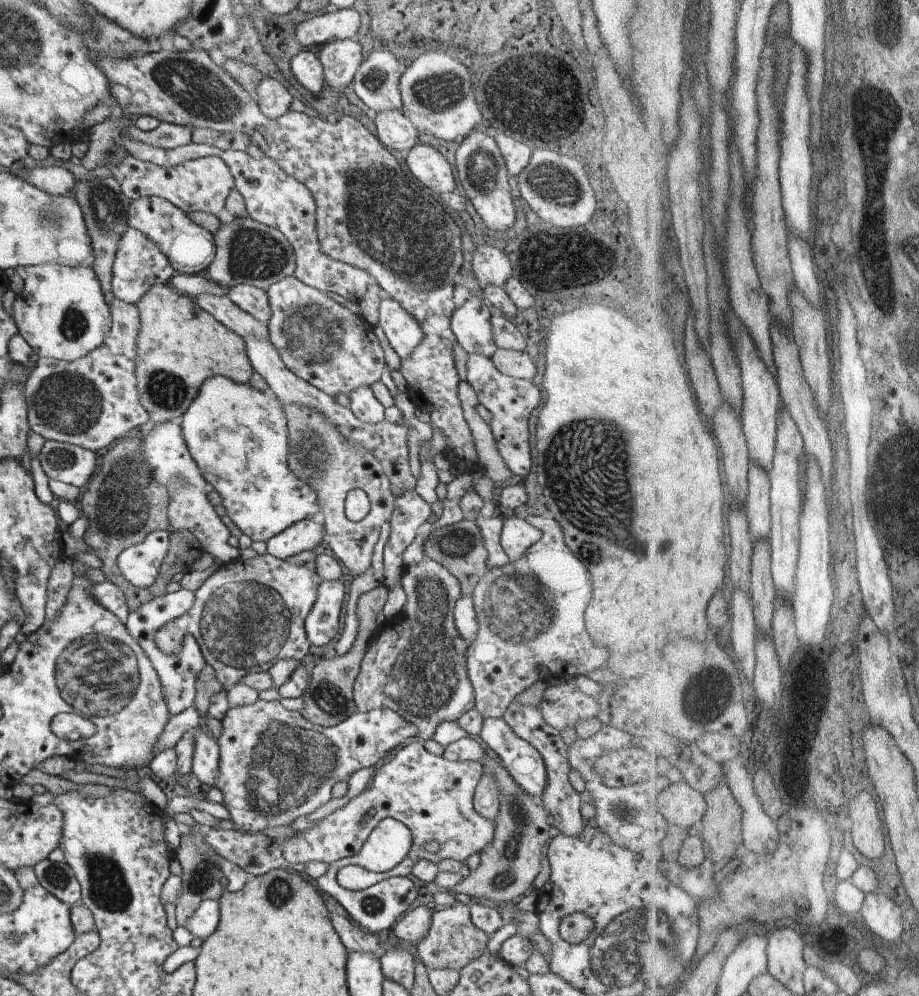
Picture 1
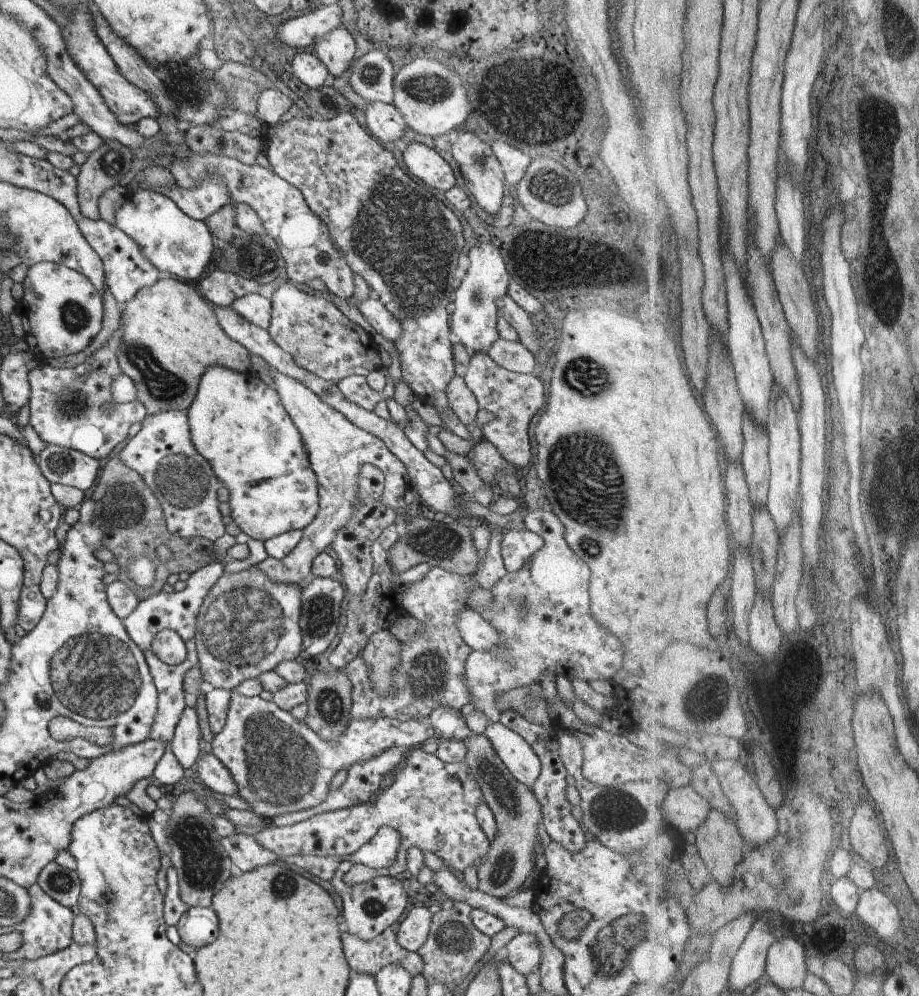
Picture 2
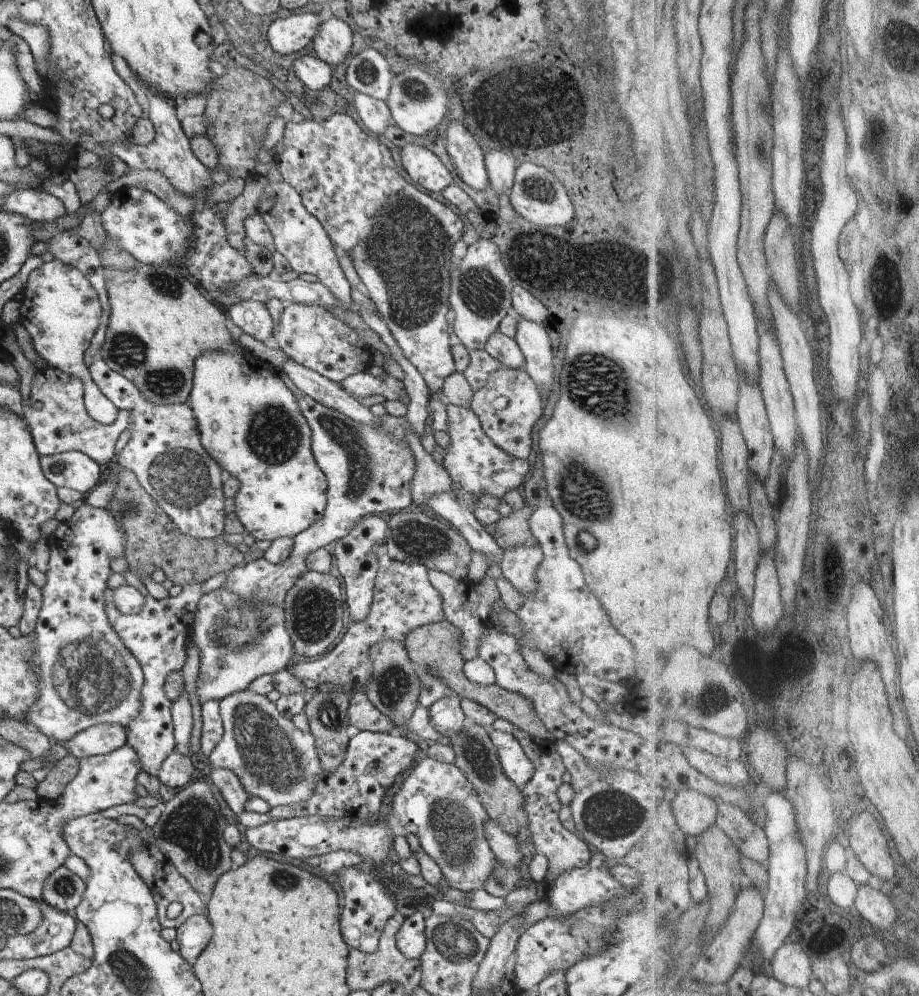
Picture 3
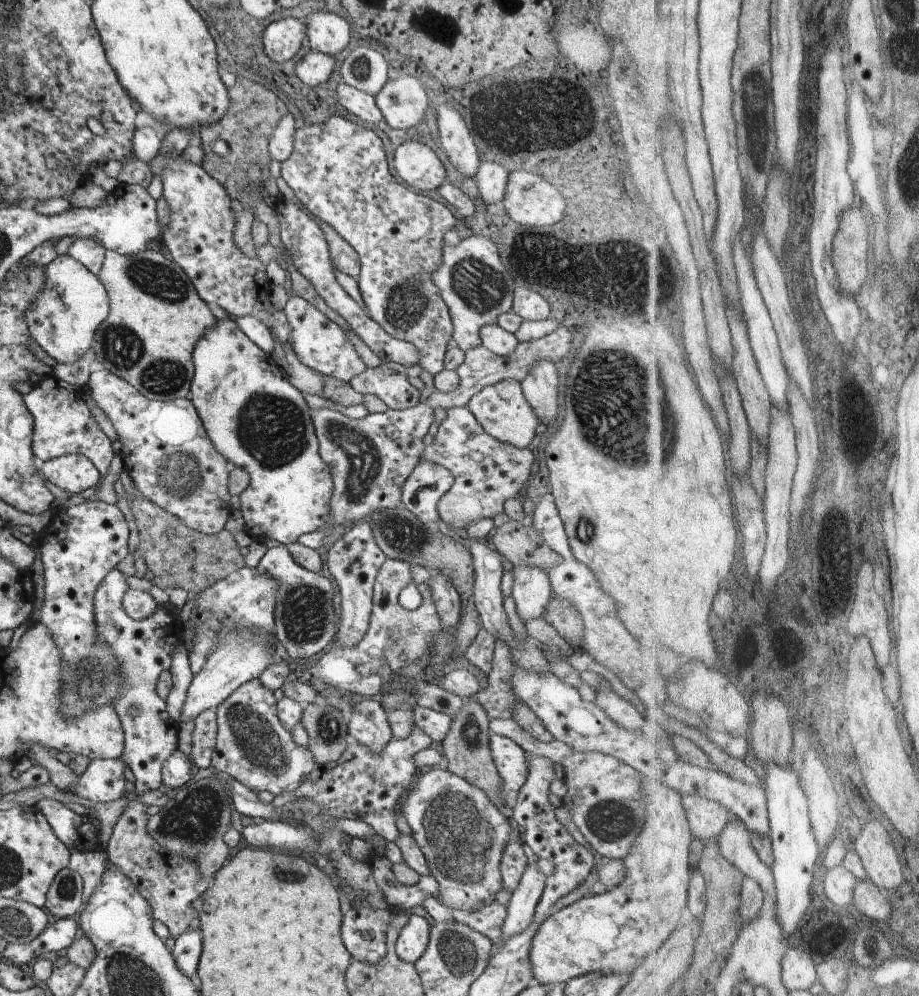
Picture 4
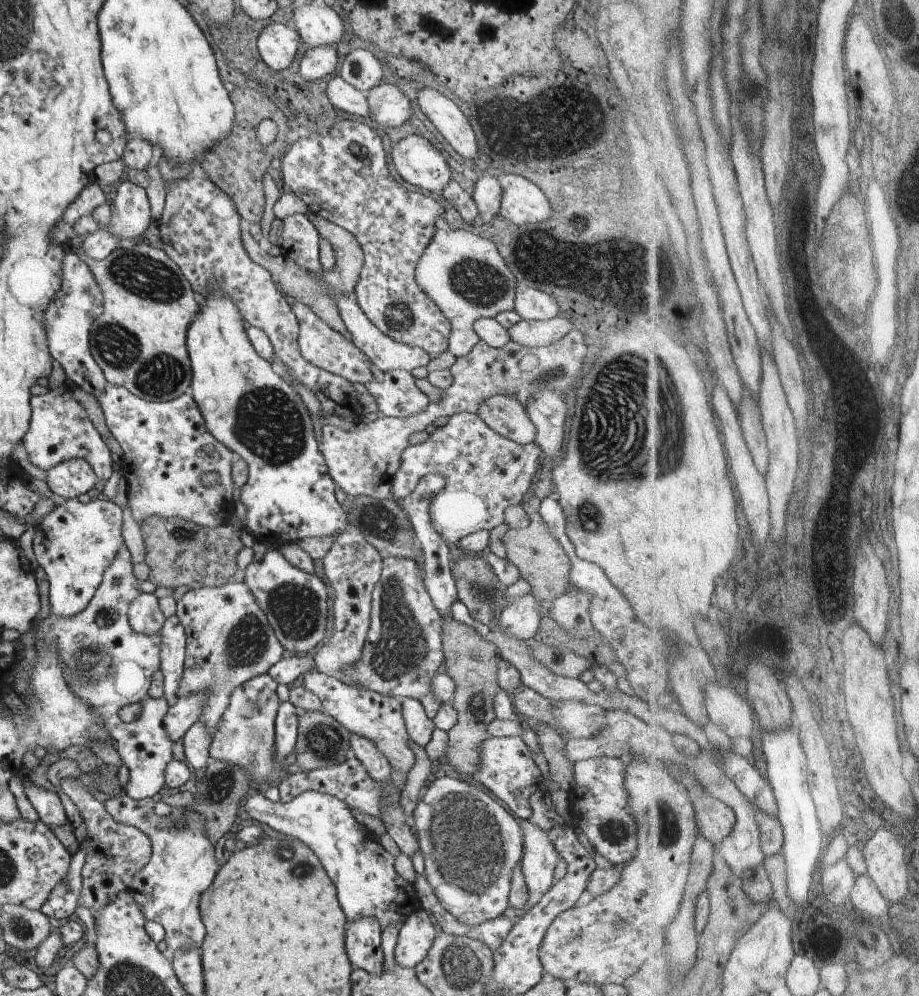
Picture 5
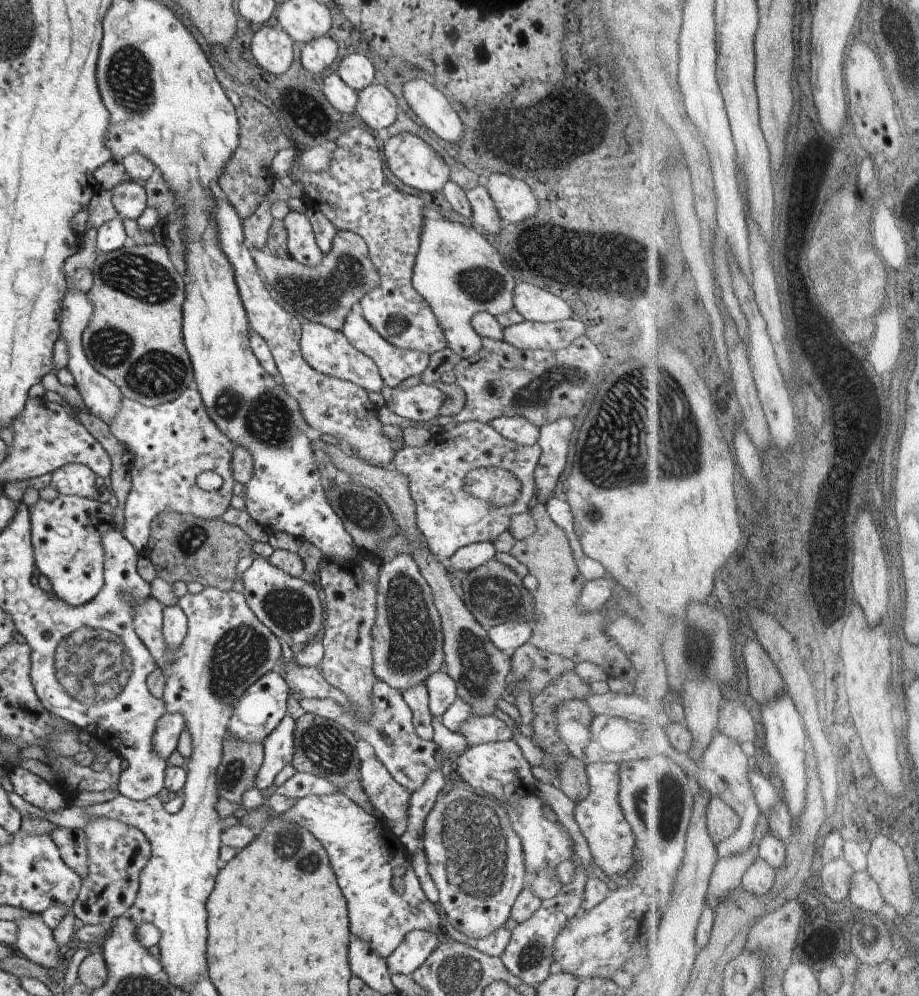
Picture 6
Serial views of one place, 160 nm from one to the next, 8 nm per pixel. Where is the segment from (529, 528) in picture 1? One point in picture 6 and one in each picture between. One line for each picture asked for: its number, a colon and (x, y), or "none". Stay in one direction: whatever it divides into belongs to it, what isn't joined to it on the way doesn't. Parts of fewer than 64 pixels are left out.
2: (517, 546)
3: (519, 564)
4: (531, 590)
5: (520, 621)
6: (509, 636)

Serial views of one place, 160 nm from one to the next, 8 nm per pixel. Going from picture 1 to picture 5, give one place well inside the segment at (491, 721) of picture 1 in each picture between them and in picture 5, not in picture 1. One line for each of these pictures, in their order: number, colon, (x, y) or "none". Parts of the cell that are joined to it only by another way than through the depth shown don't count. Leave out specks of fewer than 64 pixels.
2: (524, 765)
3: (516, 765)
4: (511, 760)
5: (506, 768)

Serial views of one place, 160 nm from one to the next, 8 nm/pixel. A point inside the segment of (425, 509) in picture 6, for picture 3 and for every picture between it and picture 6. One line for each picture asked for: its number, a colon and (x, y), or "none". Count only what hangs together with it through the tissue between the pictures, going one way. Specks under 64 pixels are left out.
3: (477, 466)
4: (487, 472)
5: (485, 473)

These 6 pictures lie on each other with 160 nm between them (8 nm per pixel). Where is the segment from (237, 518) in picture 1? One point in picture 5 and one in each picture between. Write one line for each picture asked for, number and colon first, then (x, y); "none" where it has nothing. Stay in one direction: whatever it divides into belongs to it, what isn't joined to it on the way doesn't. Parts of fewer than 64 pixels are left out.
2: (240, 425)
3: (249, 422)
4: (255, 417)
5: (256, 413)

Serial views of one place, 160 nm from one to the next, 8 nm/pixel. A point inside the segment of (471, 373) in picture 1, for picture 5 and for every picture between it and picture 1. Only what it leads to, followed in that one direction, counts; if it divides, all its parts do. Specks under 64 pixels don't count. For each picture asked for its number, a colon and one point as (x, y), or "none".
2: (513, 398)
3: (508, 405)
4: (502, 410)
5: (505, 415)

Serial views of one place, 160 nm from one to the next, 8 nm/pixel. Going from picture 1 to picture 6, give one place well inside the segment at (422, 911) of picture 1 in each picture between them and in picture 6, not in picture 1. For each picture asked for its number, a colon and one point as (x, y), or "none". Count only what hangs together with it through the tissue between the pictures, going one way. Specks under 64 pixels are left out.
2: (413, 931)
3: (411, 940)
4: (413, 938)
5: (417, 934)
6: (411, 953)

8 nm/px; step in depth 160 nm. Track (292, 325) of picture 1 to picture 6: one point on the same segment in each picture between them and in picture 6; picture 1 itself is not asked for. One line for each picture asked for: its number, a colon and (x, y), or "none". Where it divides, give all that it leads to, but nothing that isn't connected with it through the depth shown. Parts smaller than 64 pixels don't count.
2: (321, 339)
3: (310, 335)
4: (321, 344)
5: (319, 343)
6: (329, 352)

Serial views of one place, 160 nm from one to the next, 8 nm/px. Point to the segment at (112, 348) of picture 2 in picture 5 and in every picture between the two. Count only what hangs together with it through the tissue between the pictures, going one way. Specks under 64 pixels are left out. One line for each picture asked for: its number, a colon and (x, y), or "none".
3: (55, 411)
4: (63, 425)
5: (59, 429)

